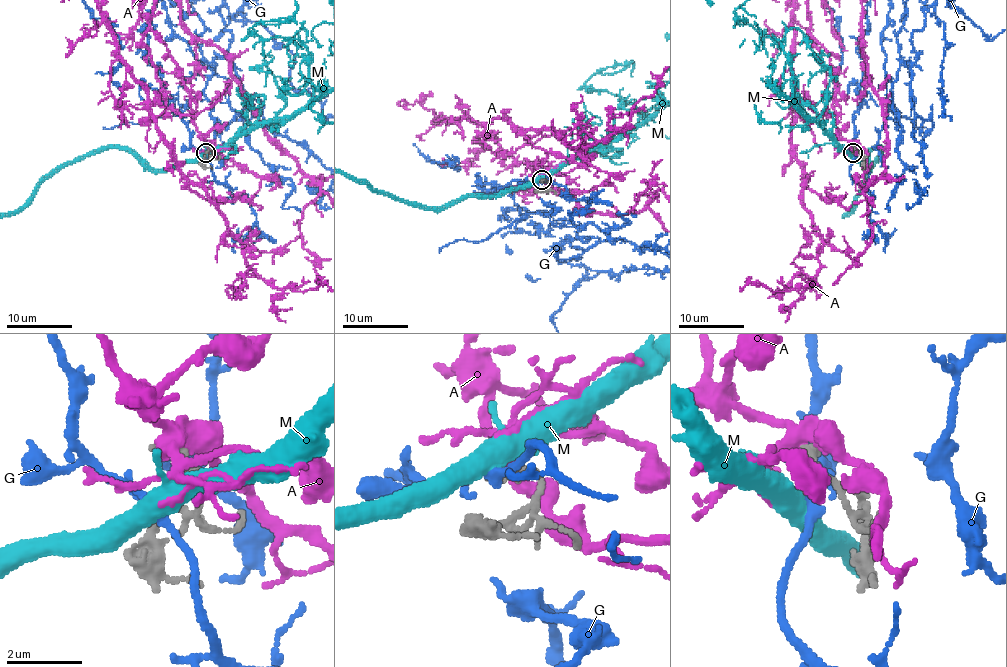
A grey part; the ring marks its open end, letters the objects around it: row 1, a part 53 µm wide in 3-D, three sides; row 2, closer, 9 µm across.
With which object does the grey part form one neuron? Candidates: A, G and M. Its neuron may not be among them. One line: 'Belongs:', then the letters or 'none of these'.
Belongs: none of these

